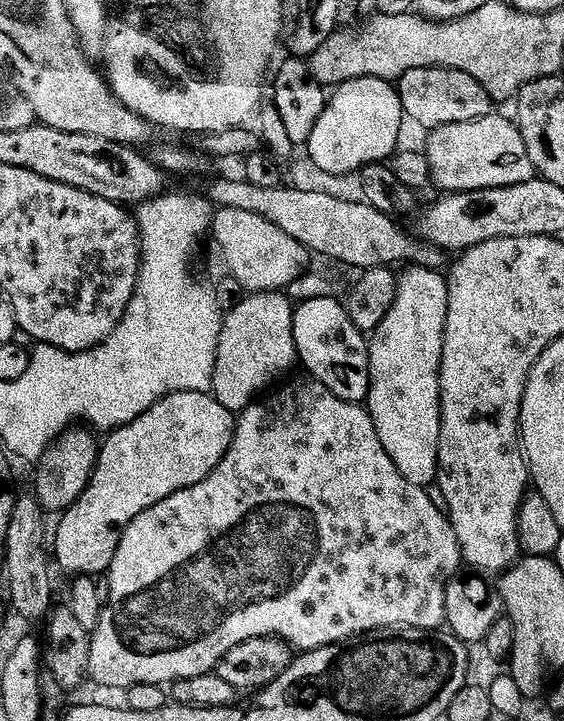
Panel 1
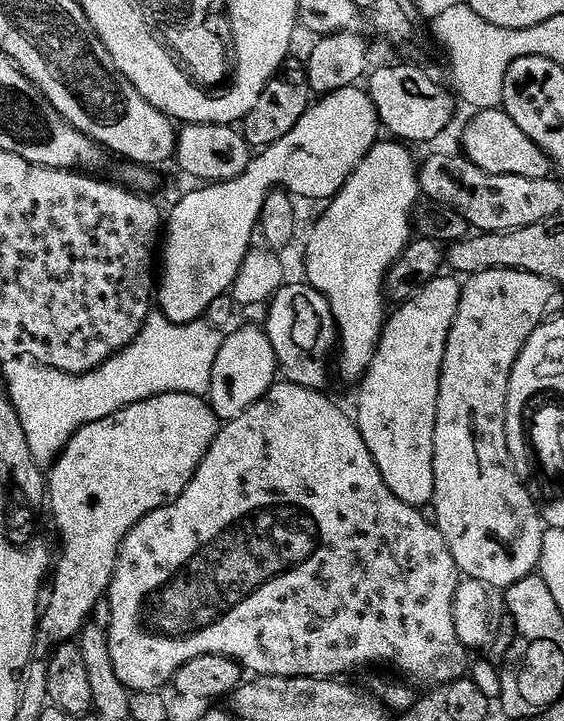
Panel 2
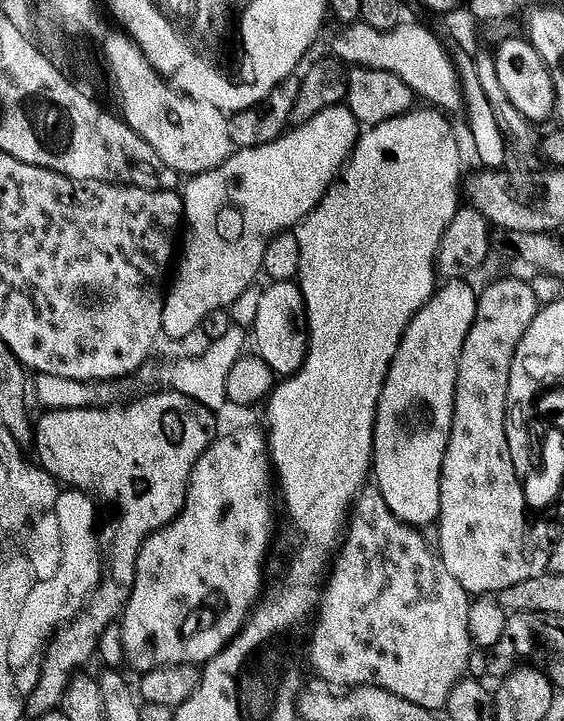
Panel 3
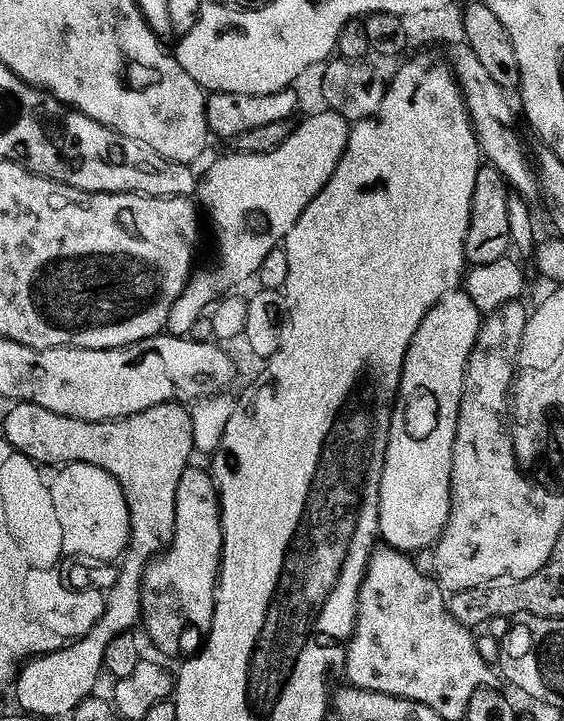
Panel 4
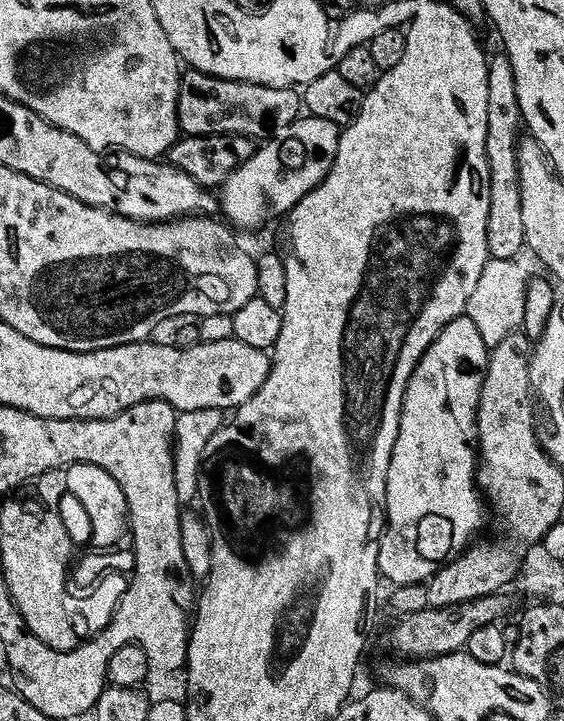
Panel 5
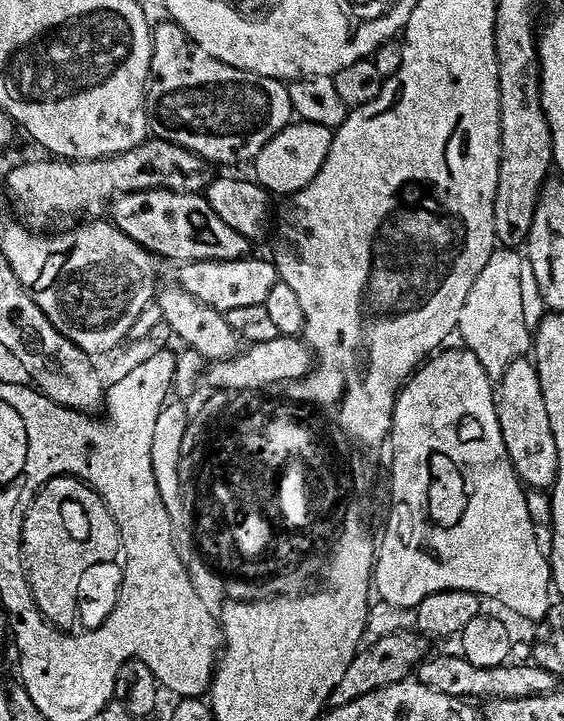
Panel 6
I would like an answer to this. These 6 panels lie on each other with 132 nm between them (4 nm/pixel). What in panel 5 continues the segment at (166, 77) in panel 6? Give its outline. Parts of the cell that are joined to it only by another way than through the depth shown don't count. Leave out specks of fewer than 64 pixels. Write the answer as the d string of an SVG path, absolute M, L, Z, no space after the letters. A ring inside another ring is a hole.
M195 70L185 71L180 78L176 117L181 133L190 136L242 134L264 138L275 133L277 128L286 127L301 112L302 96L295 87L275 88L245 80L223 80Z

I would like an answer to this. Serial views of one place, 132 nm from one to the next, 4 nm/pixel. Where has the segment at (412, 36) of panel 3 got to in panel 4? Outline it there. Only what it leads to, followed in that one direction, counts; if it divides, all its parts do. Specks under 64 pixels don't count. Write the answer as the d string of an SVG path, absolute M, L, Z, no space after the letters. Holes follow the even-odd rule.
M468 43L453 44L450 52L453 60L451 63L454 65L460 91L464 93L464 103L468 115L472 118L472 127L476 130L476 140L480 144L483 159L500 171L504 176L504 183L513 193L523 198L531 198L534 194L536 196L541 191L540 182L529 162L527 164L524 161L524 152L520 149L520 136L516 133L518 112L514 104L512 109L512 104L508 101L509 93L502 86L498 86L494 78L490 78L490 73L482 67L482 62L478 62L478 54L474 54Z

